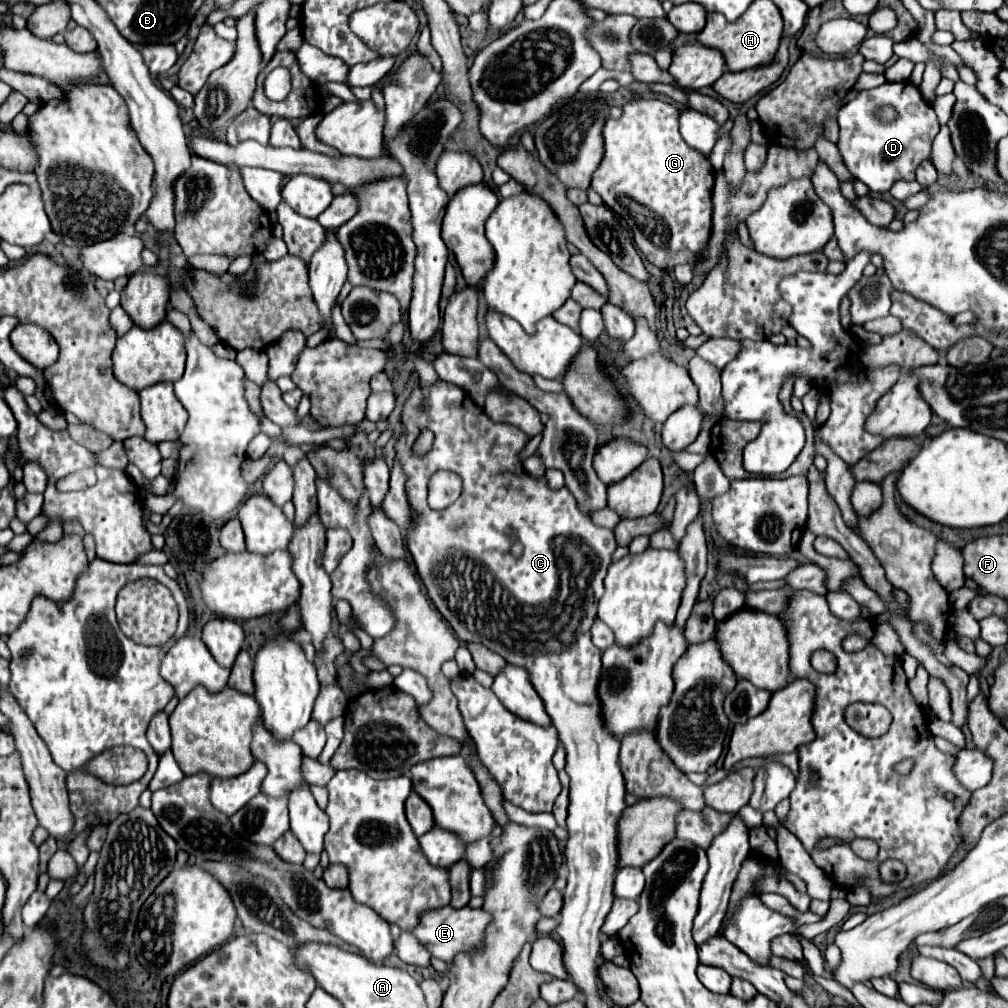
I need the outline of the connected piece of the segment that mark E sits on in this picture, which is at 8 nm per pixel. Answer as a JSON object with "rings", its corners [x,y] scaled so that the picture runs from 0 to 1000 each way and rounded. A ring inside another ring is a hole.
{"rings":[[[446,898],[437,900],[435,904],[423,904],[419,912],[415,914],[415,920],[407,922],[407,926],[427,943],[429,949],[438,951],[442,955],[448,955],[452,945],[458,943],[478,943],[480,938],[480,922],[486,916],[486,908],[478,902],[448,902]]]}

